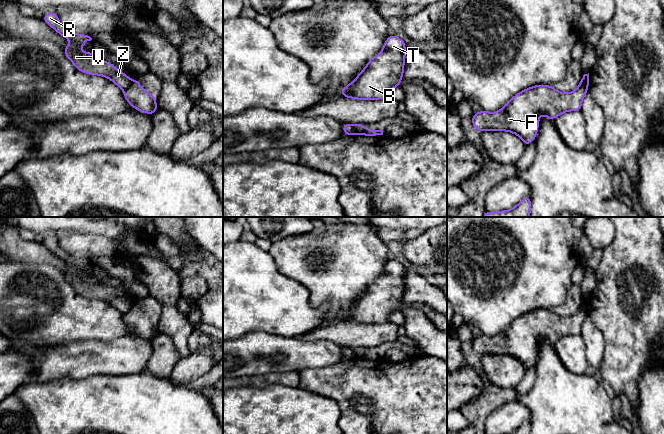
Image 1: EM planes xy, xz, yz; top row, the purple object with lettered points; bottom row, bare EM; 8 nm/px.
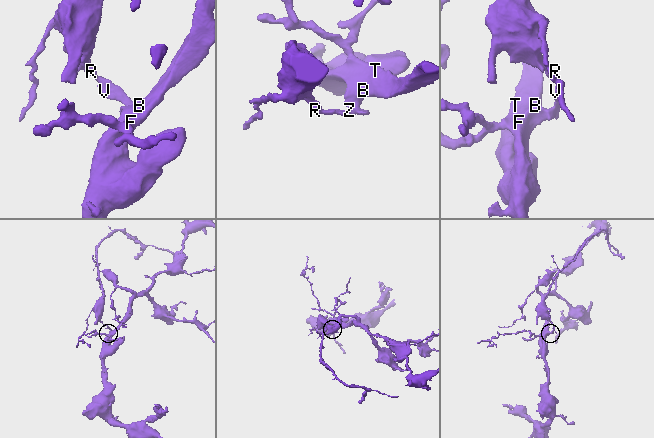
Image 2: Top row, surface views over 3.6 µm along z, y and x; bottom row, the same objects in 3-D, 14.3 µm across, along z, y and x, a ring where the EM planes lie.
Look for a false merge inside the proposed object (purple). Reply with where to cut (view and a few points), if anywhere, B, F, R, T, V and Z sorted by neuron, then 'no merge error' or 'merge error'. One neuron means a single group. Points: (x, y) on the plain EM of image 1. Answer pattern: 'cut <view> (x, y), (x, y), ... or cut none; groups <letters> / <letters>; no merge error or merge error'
cut xy (133, 305), (124, 314); groups B F T / R V Z; merge error

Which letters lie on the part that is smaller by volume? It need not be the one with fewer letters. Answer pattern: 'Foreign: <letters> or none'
Foreign: R, V, Z

